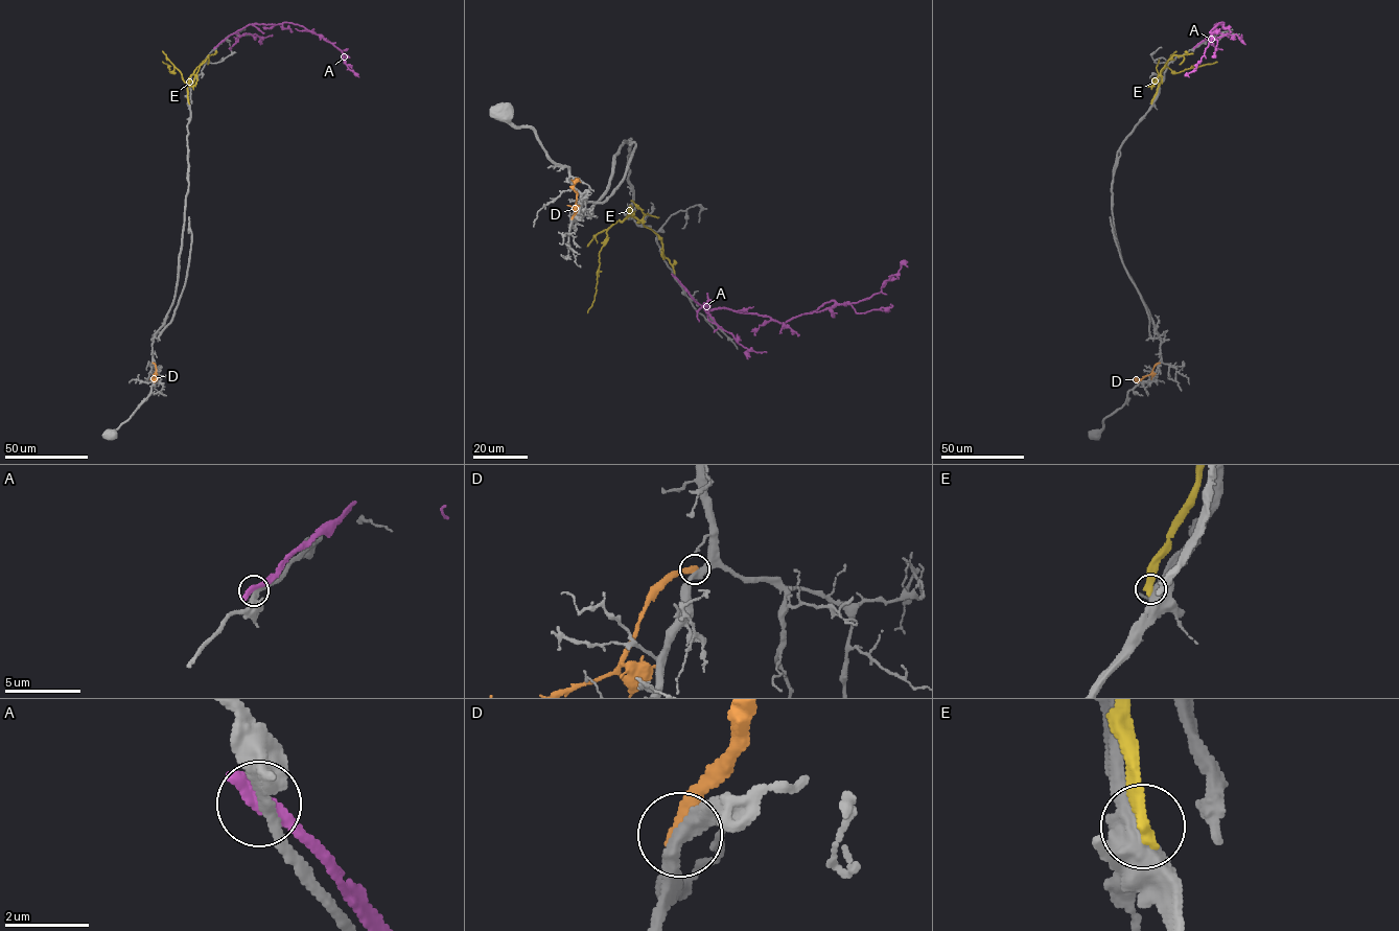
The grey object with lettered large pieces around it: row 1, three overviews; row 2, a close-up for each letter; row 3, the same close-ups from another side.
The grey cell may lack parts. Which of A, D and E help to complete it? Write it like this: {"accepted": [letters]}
{"accepted": []}

